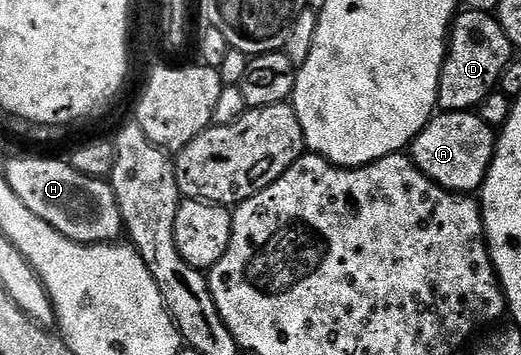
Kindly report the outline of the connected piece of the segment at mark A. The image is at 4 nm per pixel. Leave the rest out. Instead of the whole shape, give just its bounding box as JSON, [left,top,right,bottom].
[411,111,497,194]

